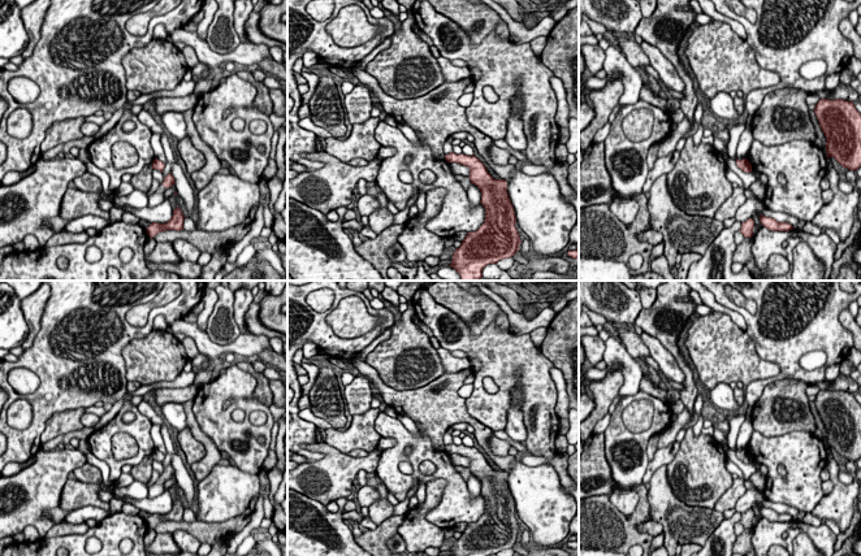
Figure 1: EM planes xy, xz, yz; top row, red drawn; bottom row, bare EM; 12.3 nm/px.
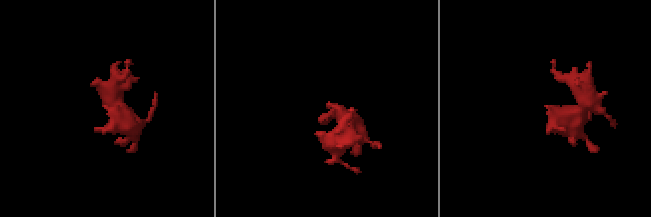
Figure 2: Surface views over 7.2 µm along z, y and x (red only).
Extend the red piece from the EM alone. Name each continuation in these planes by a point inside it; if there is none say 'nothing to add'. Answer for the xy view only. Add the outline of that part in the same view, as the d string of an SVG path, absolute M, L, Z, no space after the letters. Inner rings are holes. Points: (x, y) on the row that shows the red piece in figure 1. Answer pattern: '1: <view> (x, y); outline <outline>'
1: xy (158, 196); outline M163 184L159 186L159 188L148 196L148 205L150 208L157 207L159 204L161 204L165 200L164 192L165 192L165 187Z

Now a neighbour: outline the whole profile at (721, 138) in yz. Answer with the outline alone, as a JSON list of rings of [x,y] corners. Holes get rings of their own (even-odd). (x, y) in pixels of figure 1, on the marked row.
[[[721,127],[717,133],[713,134],[714,136],[714,148],[722,153],[723,158],[728,158],[728,142],[730,134],[726,129]]]

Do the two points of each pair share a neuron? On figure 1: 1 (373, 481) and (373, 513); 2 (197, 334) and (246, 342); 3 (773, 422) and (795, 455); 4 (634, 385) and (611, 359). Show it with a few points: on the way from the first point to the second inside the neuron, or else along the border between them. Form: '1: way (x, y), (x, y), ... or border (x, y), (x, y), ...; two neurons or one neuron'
1: way (381, 489), (381, 505); one neuron
2: way (208, 346), (211, 348), (234, 347); one neuron
3: border (753, 429), (766, 437), (799, 430), (812, 434); two neurons
4: way (632, 376), (631, 369), (621, 359); one neuron

